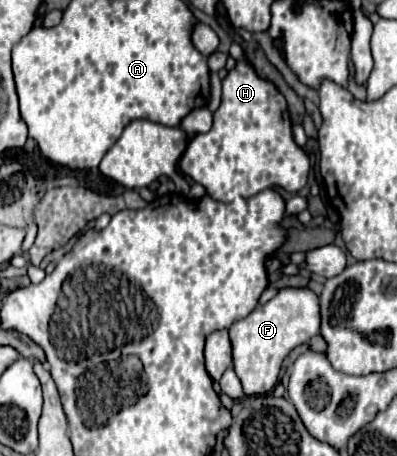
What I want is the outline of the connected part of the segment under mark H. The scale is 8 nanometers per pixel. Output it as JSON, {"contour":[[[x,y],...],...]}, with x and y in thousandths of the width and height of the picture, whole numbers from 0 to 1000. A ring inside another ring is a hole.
{"contour":[[[602,134],[562,173],[562,221],[537,252],[531,287],[476,309],[456,344],[456,375],[506,401],[521,428],[547,441],[587,441],[597,428],[632,432],[688,406],[753,423],[773,401],[778,371],[778,344],[733,292],[718,213],[683,178],[657,173],[622,134]]]}

